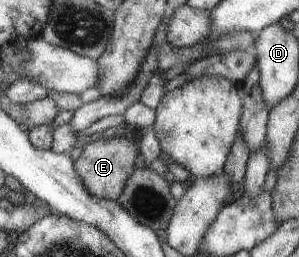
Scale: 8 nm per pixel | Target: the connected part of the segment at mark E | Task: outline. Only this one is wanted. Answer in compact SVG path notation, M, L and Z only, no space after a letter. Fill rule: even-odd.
M116 130L85 141L82 149L79 157L73 161L73 169L77 171L77 177L81 179L83 187L95 199L116 200L121 195L121 189L131 177L134 168L139 165L140 152L137 142L126 138L119 130Z

